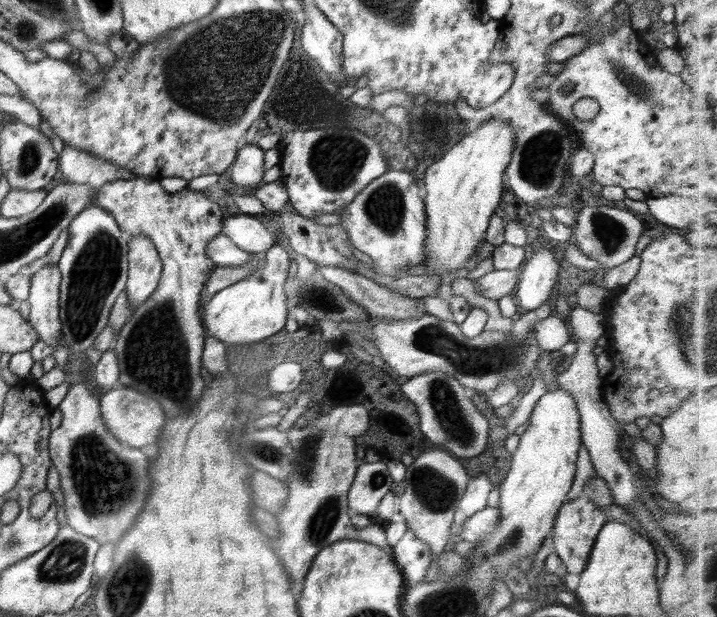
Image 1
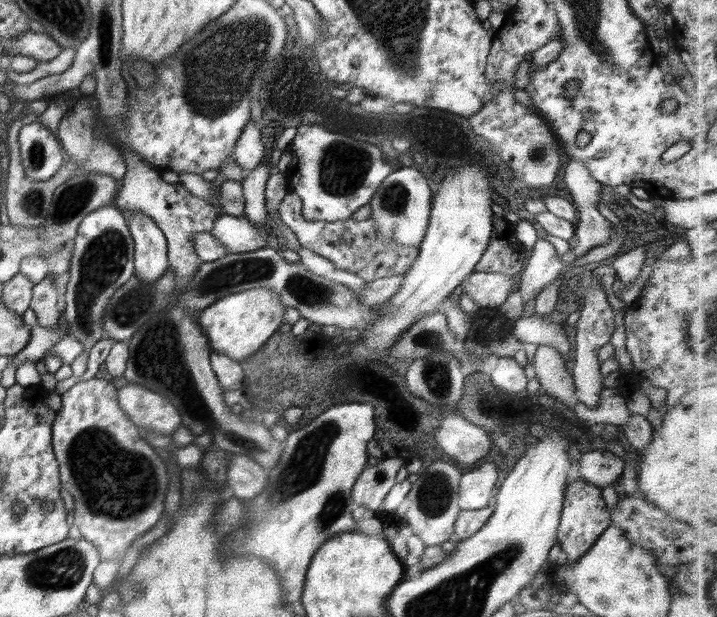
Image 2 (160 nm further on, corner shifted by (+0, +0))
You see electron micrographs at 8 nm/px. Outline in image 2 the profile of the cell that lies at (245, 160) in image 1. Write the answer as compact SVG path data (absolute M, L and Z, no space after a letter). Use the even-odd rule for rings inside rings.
M250 120L244 125L232 157L246 171L256 168L269 153L269 145L262 143L262 133L258 125Z

